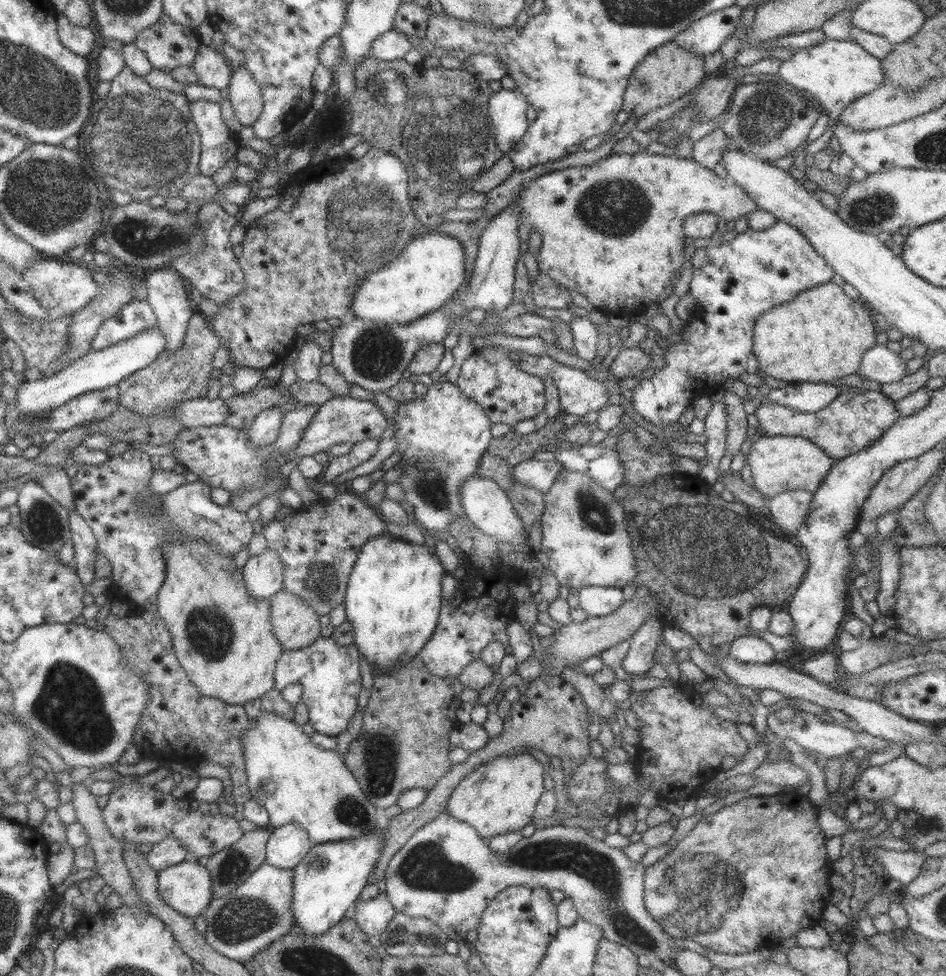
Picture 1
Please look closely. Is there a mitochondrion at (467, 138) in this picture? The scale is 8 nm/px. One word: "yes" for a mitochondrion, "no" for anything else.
yes

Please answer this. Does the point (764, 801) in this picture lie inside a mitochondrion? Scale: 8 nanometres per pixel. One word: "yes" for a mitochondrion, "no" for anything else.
no

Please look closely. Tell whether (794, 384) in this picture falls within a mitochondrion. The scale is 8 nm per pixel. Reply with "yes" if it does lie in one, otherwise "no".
no

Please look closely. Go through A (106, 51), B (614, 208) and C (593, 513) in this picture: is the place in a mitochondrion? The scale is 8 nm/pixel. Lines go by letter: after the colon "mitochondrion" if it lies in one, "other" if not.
A: other
B: mitochondrion
C: mitochondrion

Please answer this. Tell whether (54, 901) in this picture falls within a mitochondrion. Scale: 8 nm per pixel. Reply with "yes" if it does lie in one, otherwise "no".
no

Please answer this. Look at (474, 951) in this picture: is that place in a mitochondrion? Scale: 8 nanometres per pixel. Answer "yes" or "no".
no

